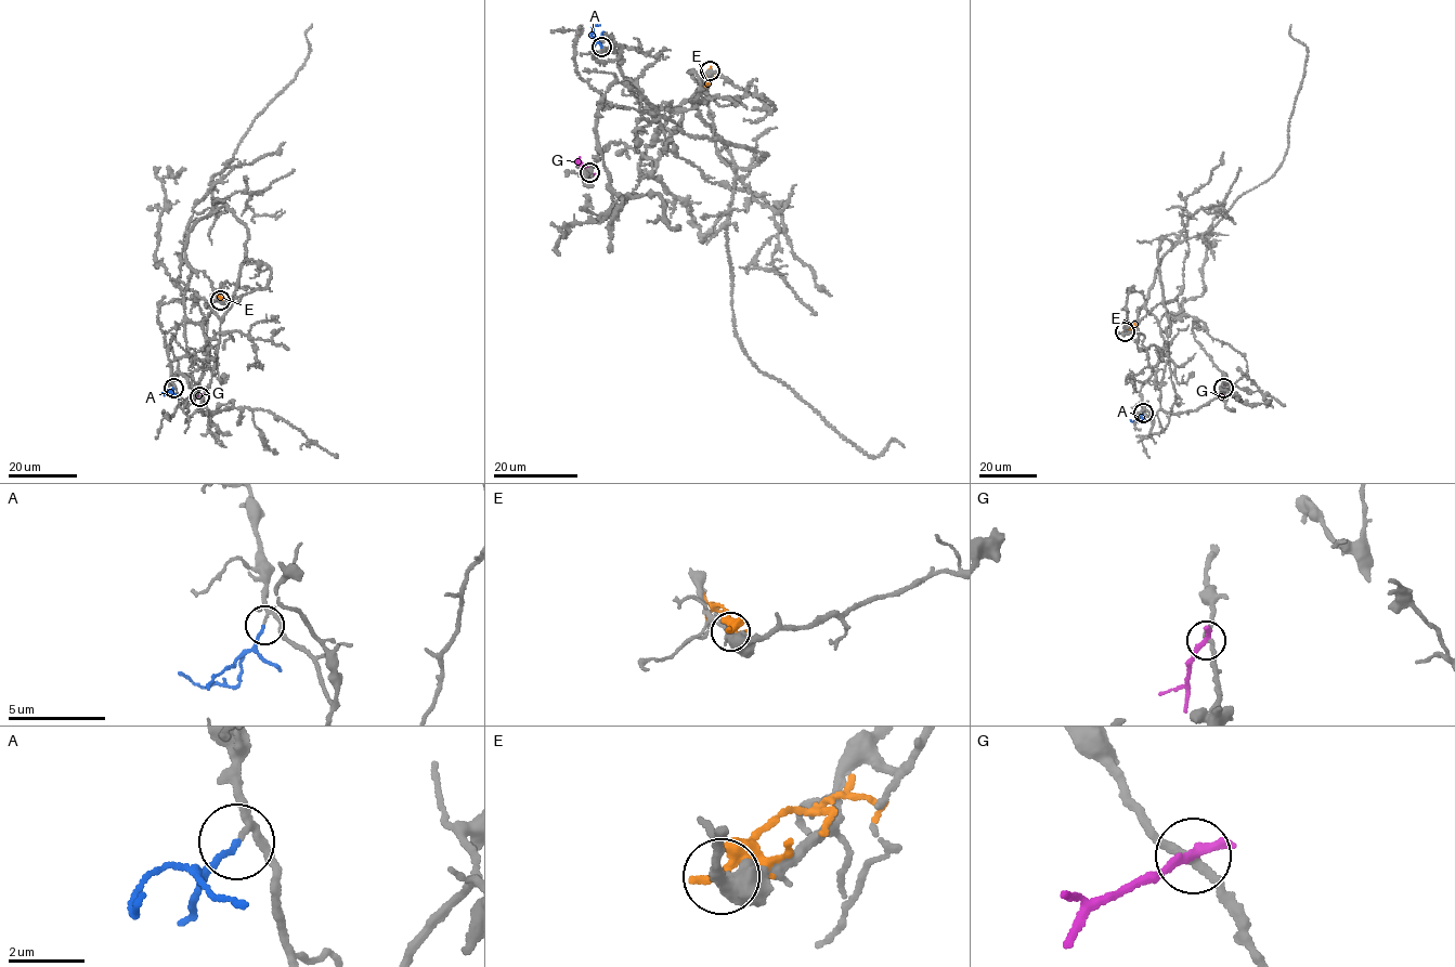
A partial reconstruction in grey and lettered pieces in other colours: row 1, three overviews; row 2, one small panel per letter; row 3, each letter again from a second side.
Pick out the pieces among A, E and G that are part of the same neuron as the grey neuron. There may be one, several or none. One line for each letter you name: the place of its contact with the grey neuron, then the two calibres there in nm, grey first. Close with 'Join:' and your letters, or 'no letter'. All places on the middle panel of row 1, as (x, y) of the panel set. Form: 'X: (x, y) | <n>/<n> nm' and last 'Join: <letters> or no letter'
A: (601, 47) | 130/130 nm
Join: A

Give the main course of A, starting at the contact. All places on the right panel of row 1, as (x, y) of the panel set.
A: (1143, 413), (1139, 421), (1130, 420)

